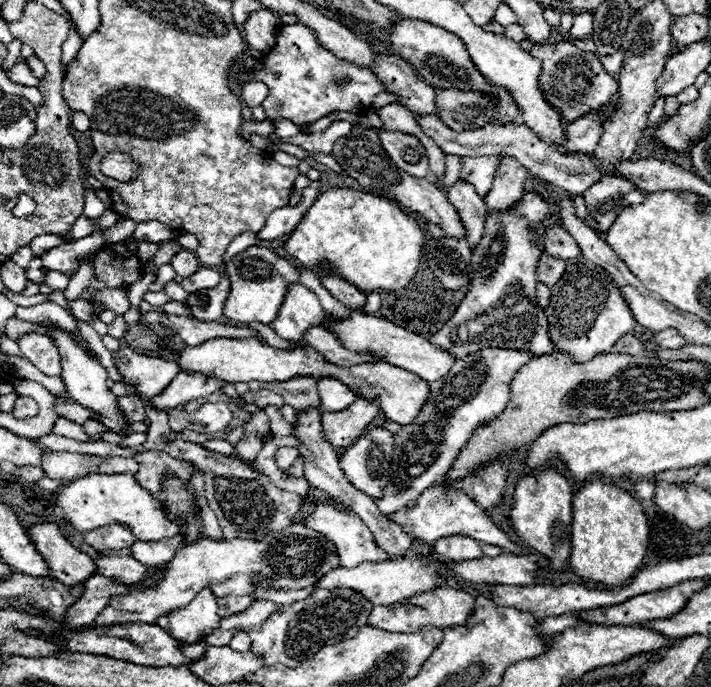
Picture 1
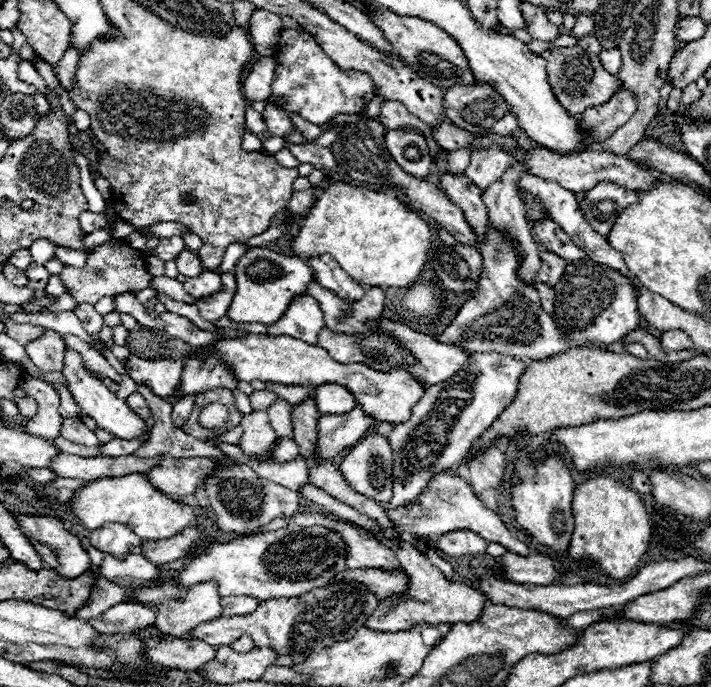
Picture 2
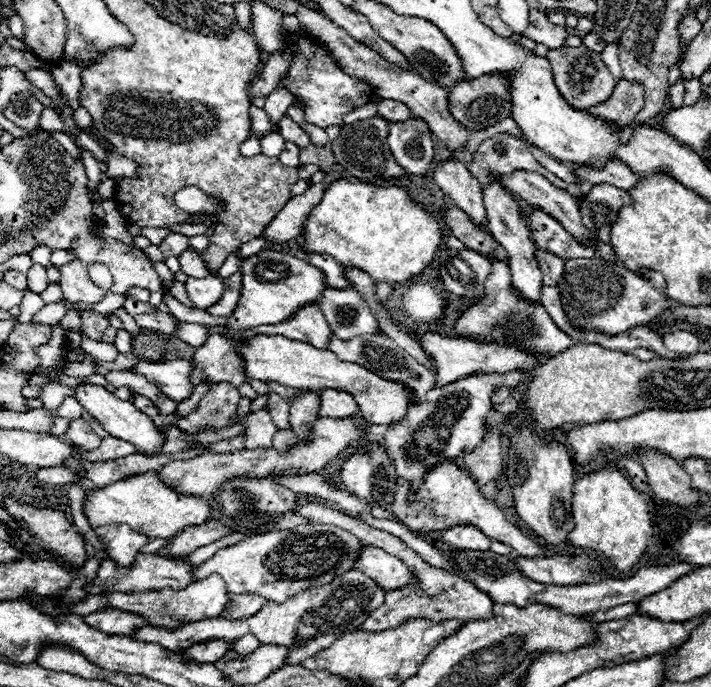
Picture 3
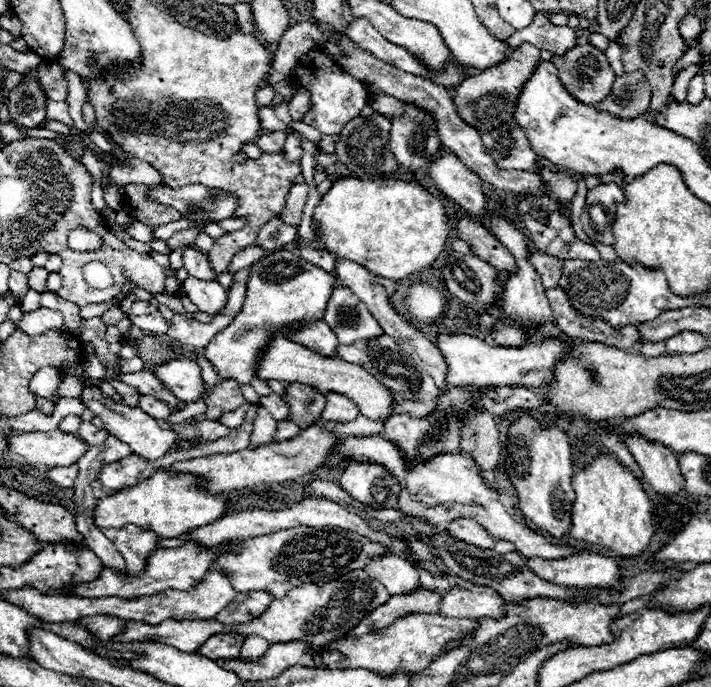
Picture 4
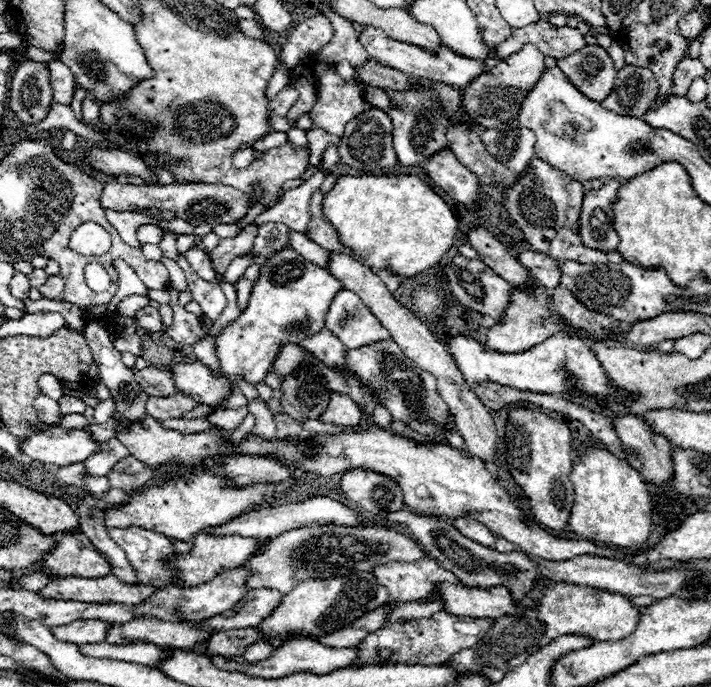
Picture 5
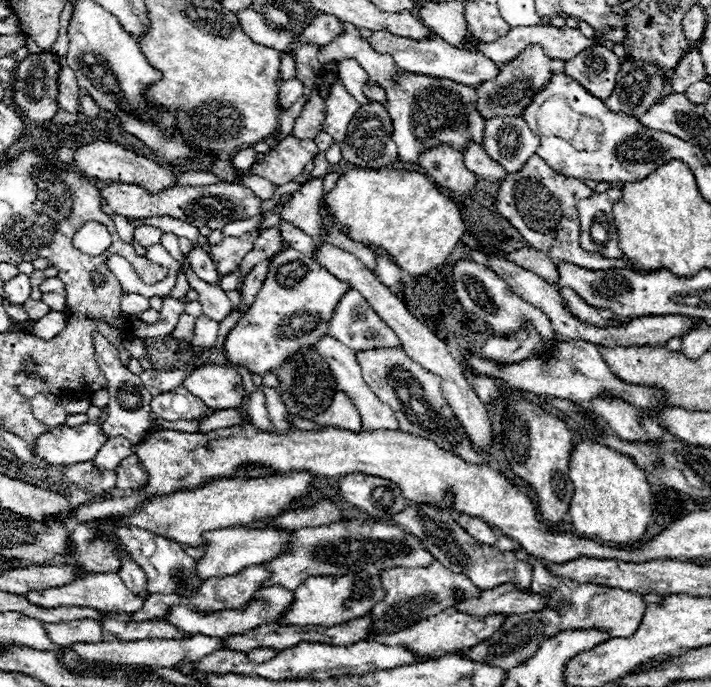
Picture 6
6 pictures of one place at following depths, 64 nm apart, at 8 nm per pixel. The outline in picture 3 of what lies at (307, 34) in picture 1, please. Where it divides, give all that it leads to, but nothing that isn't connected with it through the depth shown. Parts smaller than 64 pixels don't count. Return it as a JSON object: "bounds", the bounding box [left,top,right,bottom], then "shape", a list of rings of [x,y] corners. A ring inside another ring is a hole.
{"bounds":[278,34,372,128],"shape":[[[290,34],[288,46],[292,46],[296,56],[290,64],[290,70],[284,74],[284,78],[280,80],[278,86],[286,88],[290,94],[294,94],[294,98],[298,98],[304,104],[302,108],[304,108],[306,122],[310,122],[318,128],[342,124],[344,114],[370,102],[370,98],[372,98],[370,84],[342,72],[338,68],[338,64],[316,42],[312,42],[310,38],[302,36],[302,34]]]}

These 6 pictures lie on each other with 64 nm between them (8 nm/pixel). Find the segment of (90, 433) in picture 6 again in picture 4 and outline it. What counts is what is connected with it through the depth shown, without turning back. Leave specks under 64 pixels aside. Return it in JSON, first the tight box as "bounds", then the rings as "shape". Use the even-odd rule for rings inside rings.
{"bounds":[6,430,88,466],"shape":[[[60,430],[50,432],[10,432],[6,434],[8,450],[22,456],[32,466],[70,466],[88,446],[74,434]]]}

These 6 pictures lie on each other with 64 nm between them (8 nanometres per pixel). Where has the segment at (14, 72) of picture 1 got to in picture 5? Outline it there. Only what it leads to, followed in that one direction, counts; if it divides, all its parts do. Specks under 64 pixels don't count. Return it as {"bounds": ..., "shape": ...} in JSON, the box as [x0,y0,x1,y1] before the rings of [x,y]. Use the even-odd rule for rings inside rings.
{"bounds":[46,60,72,104],"shape":[[[60,60],[46,62],[50,70],[50,88],[54,90],[54,102],[70,104],[72,100],[72,72]]]}

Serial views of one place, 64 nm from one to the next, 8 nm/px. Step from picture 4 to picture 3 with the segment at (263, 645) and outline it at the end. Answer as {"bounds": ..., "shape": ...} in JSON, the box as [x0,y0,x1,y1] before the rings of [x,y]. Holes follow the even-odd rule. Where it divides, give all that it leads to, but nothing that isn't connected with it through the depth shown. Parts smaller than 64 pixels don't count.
{"bounds":[234,634,260,654],"shape":[[[246,634],[246,636],[242,636],[238,642],[234,642],[234,650],[236,650],[238,654],[250,654],[250,652],[254,652],[258,646],[260,646],[260,642],[258,642],[252,634]]]}

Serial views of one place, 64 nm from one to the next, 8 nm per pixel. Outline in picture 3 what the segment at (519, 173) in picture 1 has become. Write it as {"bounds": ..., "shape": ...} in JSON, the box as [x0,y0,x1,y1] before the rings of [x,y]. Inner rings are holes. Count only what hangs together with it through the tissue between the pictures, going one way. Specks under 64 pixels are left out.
{"bounds":[484,182,542,302],"shape":[[[492,182],[484,188],[484,202],[486,202],[486,212],[488,212],[488,232],[494,236],[496,242],[500,242],[504,246],[504,250],[508,252],[510,258],[510,270],[512,270],[512,282],[514,288],[518,292],[522,292],[524,298],[528,300],[536,300],[540,302],[540,286],[542,286],[542,274],[540,274],[540,266],[536,262],[536,246],[532,242],[532,234],[528,230],[528,224],[520,212],[518,202],[514,200],[514,196],[510,194],[510,190],[506,190],[500,182]]]}

